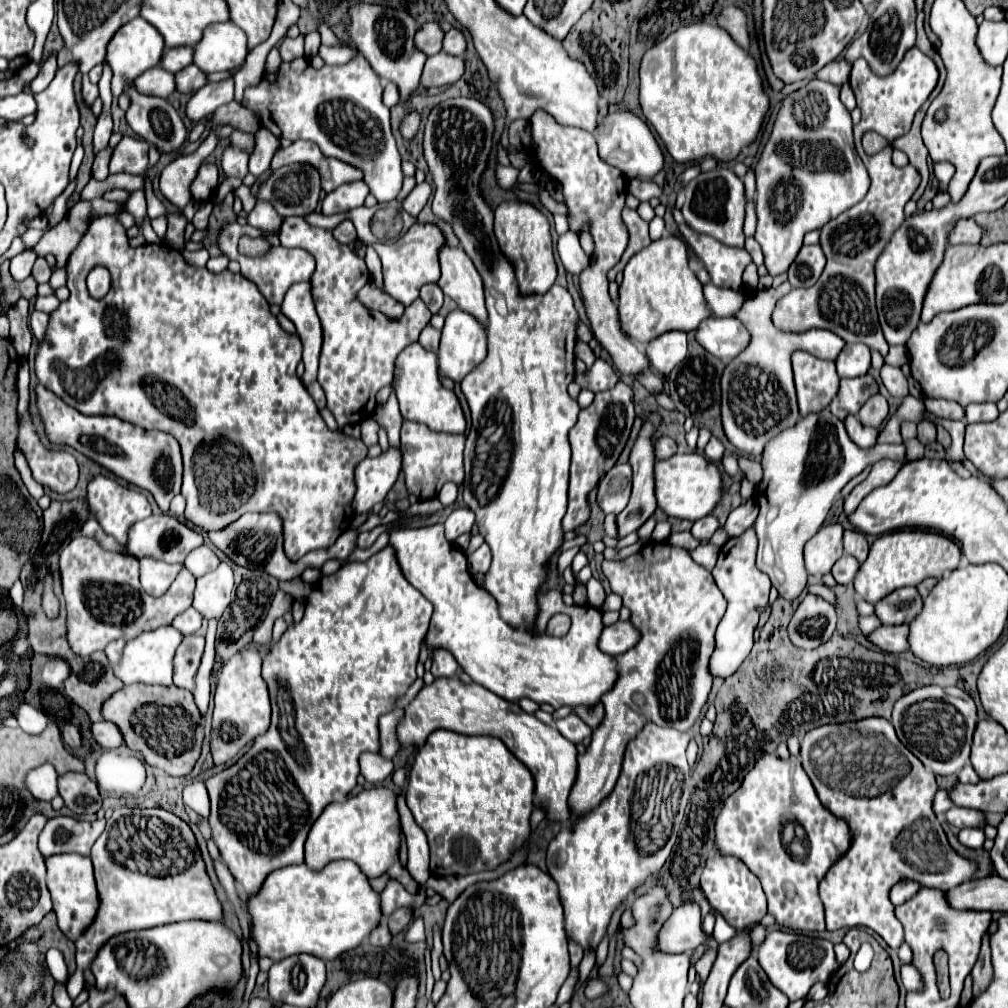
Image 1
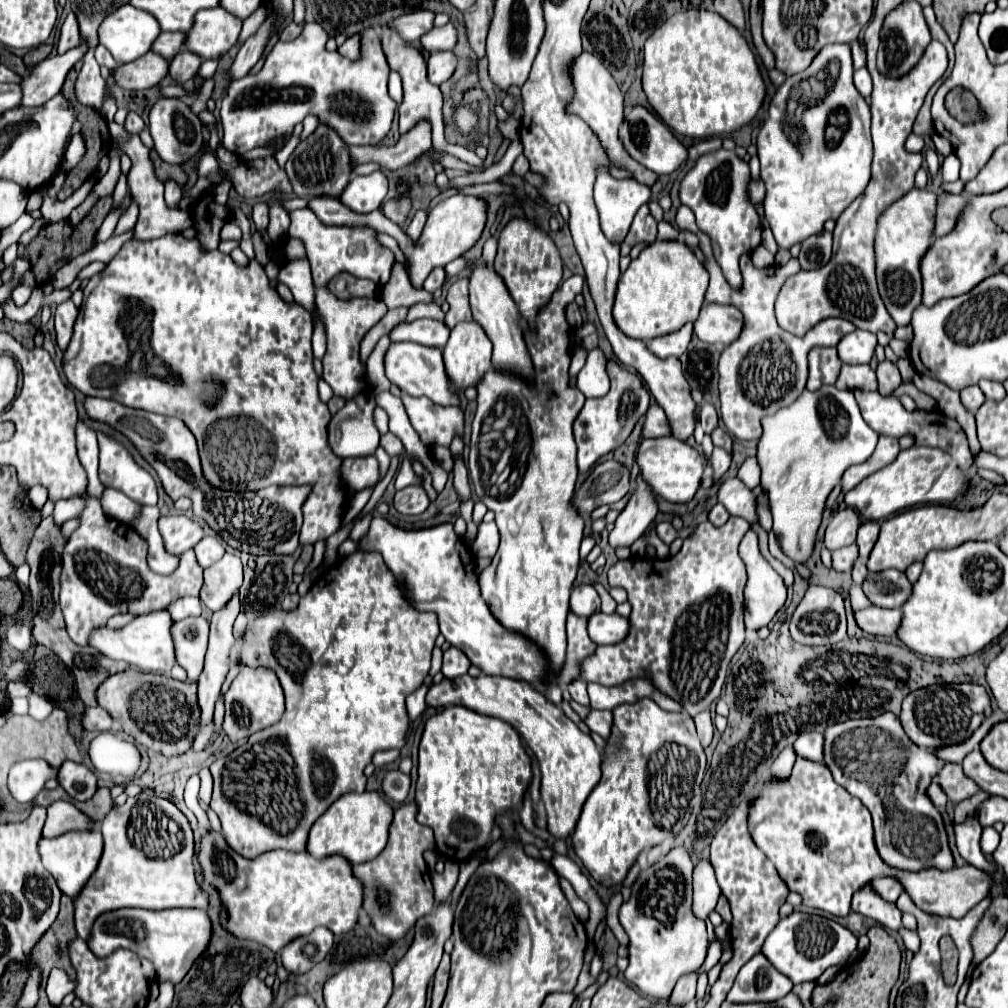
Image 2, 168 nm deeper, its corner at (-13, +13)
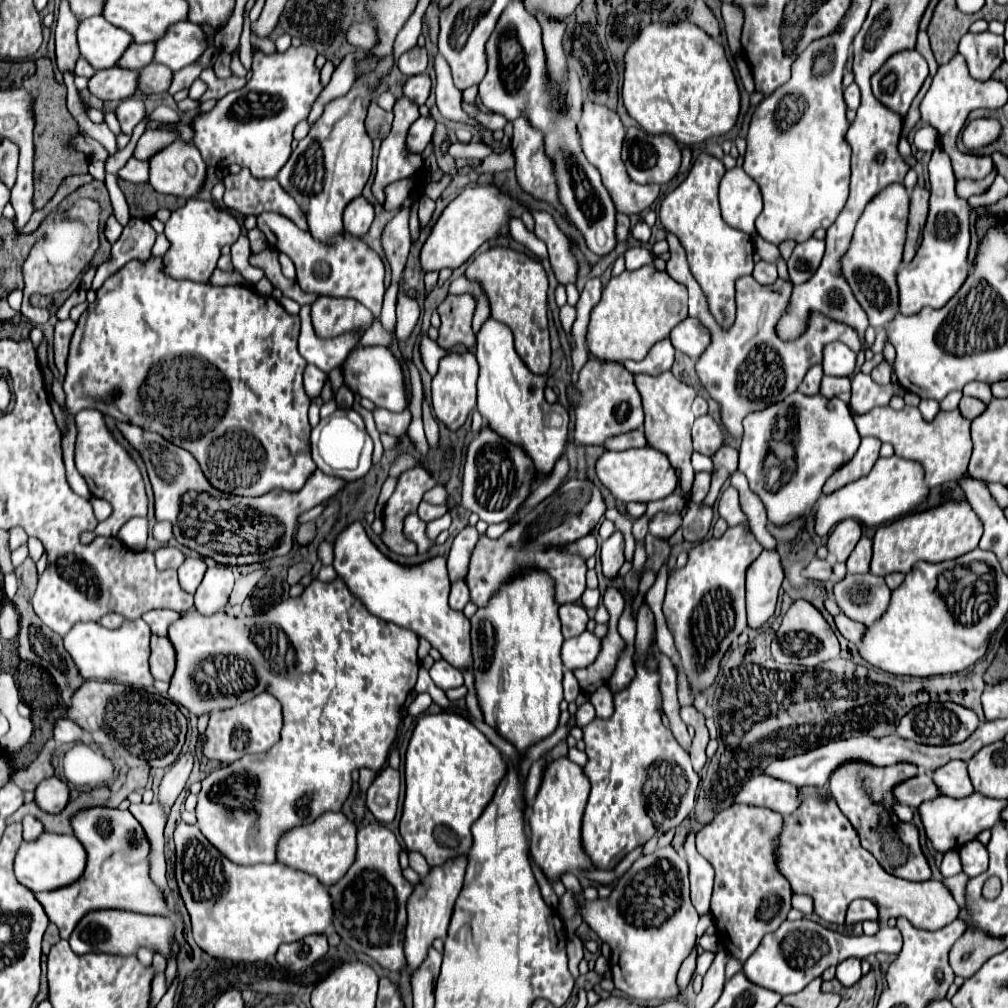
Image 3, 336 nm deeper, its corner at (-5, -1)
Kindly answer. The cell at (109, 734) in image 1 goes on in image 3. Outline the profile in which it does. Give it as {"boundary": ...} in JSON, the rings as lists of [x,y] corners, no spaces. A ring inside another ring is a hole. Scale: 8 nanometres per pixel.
{"boundary":[[[56,719],[54,723],[54,741],[58,743],[78,743],[84,739],[84,731],[70,719]]]}

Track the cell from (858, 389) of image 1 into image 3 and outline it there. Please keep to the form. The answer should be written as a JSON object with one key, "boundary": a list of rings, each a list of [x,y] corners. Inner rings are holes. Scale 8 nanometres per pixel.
{"boundary":[[[824,377],[820,385],[824,397],[838,397],[844,403],[850,401],[850,379],[848,377]]]}

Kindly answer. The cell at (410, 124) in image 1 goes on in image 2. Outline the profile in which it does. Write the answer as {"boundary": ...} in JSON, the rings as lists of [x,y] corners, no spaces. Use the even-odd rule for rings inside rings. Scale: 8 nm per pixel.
{"boundary":[[[388,25],[382,27],[382,49],[384,49],[384,55],[388,59],[390,69],[398,71],[402,75],[402,83],[404,83],[404,101],[400,105],[400,133],[408,133],[408,129],[414,127],[418,121],[430,121],[436,149],[458,155],[460,159],[464,159],[472,165],[482,165],[482,159],[474,151],[468,151],[464,147],[456,147],[456,145],[446,143],[446,139],[444,139],[444,121],[442,121],[442,93],[440,93],[438,85],[428,81],[424,53],[418,47],[408,45],[406,41],[402,41],[402,37],[398,37],[398,33],[394,33],[394,29],[390,29]]]}

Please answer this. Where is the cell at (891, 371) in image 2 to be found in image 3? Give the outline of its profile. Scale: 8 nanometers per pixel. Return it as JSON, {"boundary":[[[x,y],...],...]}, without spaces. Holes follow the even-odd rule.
{"boundary":[[[884,359],[878,367],[872,369],[872,379],[880,385],[890,385],[890,375],[892,375],[892,367],[890,363]]]}

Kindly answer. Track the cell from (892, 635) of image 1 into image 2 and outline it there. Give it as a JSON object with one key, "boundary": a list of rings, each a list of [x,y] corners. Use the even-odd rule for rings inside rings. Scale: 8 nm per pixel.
{"boundary":[[[868,607],[856,611],[856,623],[862,631],[870,635],[884,635],[894,637],[902,623],[902,609],[882,609],[882,607]]]}

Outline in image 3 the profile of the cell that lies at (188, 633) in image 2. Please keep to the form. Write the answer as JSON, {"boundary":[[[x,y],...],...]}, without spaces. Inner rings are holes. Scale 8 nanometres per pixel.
{"boundary":[[[150,637],[150,671],[154,679],[168,681],[174,671],[174,649],[168,643],[168,637]]]}

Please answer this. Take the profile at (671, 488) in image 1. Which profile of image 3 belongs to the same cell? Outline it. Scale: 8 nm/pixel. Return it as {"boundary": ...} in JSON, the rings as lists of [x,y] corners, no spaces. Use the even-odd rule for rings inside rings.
{"boundary":[[[652,447],[626,449],[620,453],[614,453],[614,451],[602,453],[596,461],[596,477],[614,495],[614,499],[622,503],[658,501],[658,499],[668,497],[678,487],[678,475],[672,469],[670,461],[666,459],[664,453]]]}

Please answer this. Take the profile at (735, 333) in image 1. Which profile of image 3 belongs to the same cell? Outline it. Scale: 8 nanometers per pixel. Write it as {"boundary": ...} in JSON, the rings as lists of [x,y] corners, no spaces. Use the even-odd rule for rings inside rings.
{"boundary":[[[688,317],[678,323],[674,331],[670,331],[670,341],[678,351],[686,353],[692,359],[698,359],[710,343],[710,333],[706,331],[706,327],[702,327],[702,323],[698,323],[698,319]]]}

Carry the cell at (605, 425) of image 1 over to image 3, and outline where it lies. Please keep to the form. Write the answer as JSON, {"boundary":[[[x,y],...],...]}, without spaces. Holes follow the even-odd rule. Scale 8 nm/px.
{"boundary":[[[590,359],[580,371],[580,379],[574,385],[572,383],[566,385],[566,397],[568,401],[576,403],[574,405],[574,413],[576,413],[574,443],[578,447],[602,445],[608,437],[638,429],[644,423],[642,399],[636,389],[634,375],[626,371],[624,365],[620,363]]]}

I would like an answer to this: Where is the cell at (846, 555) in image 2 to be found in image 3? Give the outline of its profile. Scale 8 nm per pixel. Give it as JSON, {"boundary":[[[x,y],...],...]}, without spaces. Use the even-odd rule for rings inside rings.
{"boundary":[[[818,557],[812,559],[810,565],[804,569],[804,577],[816,579],[816,581],[826,581],[826,579],[830,579],[830,575],[832,575],[832,565]]]}

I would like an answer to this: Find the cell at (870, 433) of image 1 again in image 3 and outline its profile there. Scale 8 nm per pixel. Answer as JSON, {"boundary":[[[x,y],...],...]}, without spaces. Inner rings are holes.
{"boundary":[[[890,405],[874,407],[866,415],[854,415],[860,437],[876,437],[882,443],[890,443],[894,453],[904,459],[912,459],[922,465],[928,487],[936,487],[948,481],[958,481],[968,469],[972,439],[970,421],[958,411],[940,411],[932,421],[924,421],[916,407],[904,407],[894,411]]]}

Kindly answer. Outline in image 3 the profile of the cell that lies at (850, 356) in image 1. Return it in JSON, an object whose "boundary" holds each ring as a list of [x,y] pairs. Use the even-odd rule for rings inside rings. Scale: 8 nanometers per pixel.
{"boundary":[[[838,341],[828,343],[824,347],[824,359],[822,359],[824,375],[848,377],[854,373],[854,367],[856,367],[856,353],[850,347]]]}

